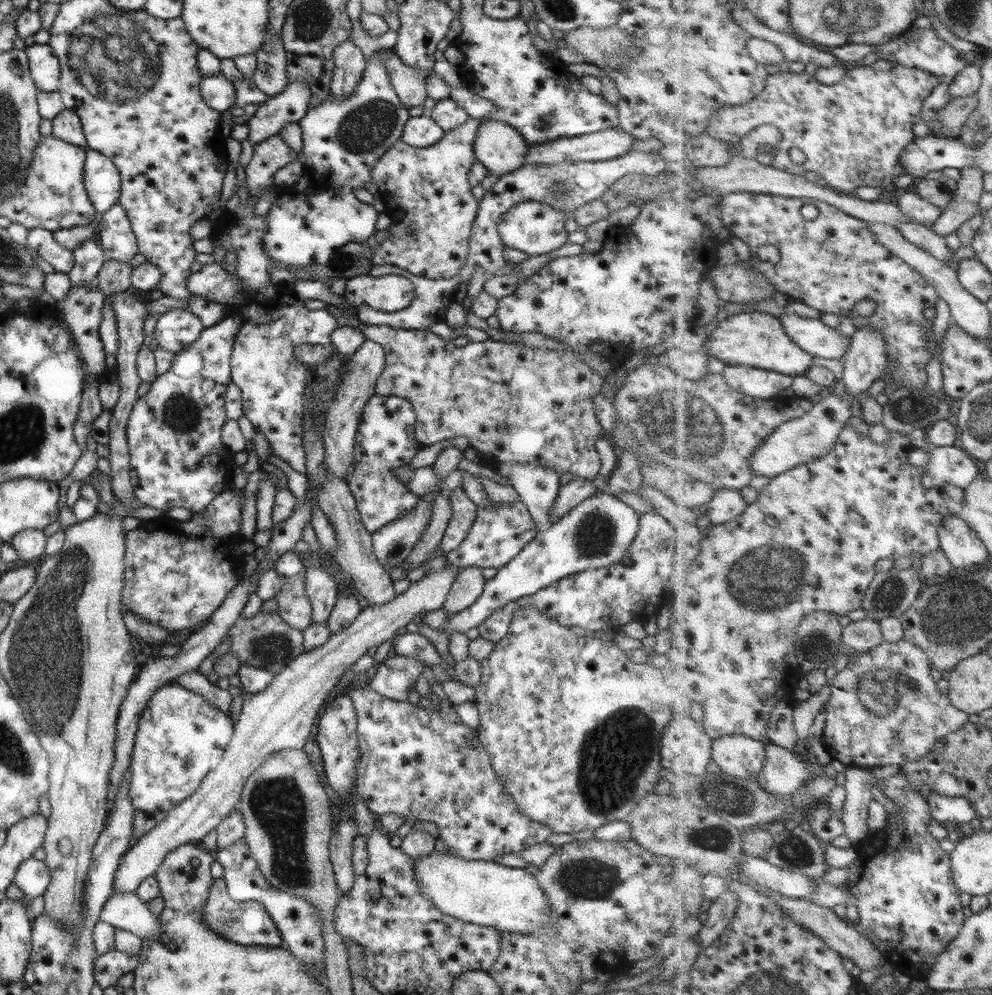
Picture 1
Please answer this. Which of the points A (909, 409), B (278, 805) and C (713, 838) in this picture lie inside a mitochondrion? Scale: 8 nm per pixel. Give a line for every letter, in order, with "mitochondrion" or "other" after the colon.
A: mitochondrion
B: mitochondrion
C: mitochondrion

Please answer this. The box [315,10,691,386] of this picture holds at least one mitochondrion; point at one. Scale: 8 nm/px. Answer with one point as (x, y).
(365, 128)

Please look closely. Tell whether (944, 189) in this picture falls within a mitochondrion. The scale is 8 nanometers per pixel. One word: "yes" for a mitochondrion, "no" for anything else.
yes

